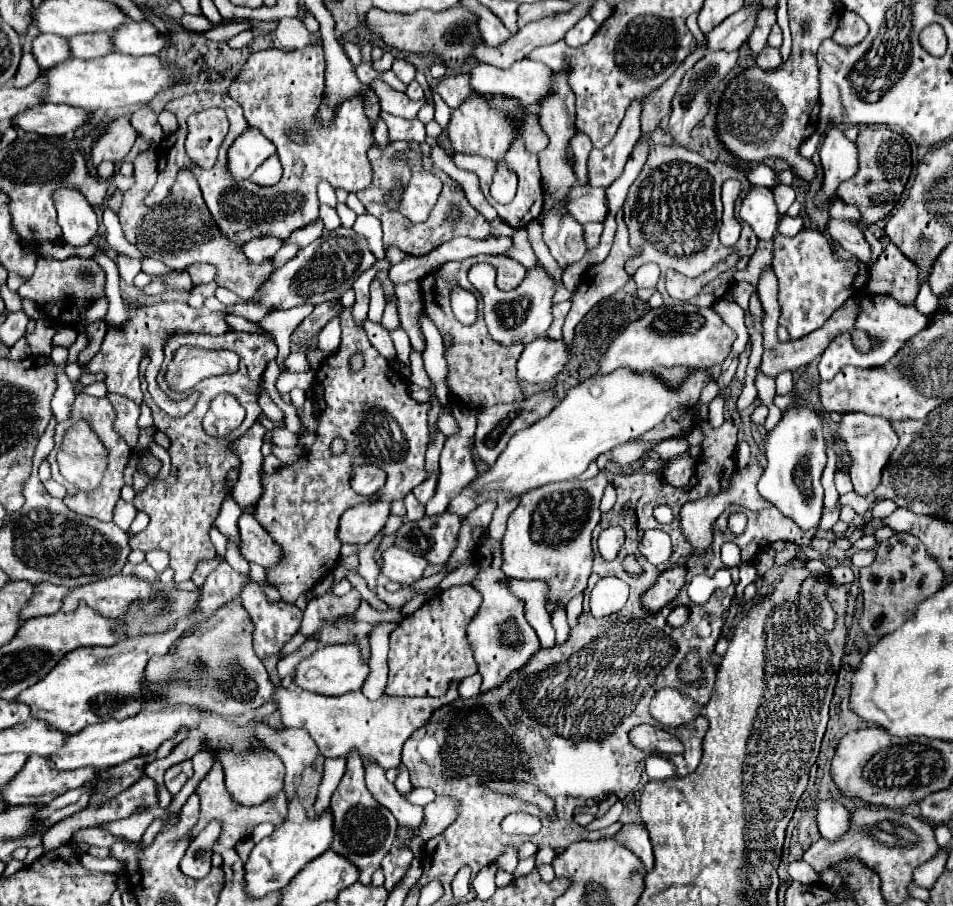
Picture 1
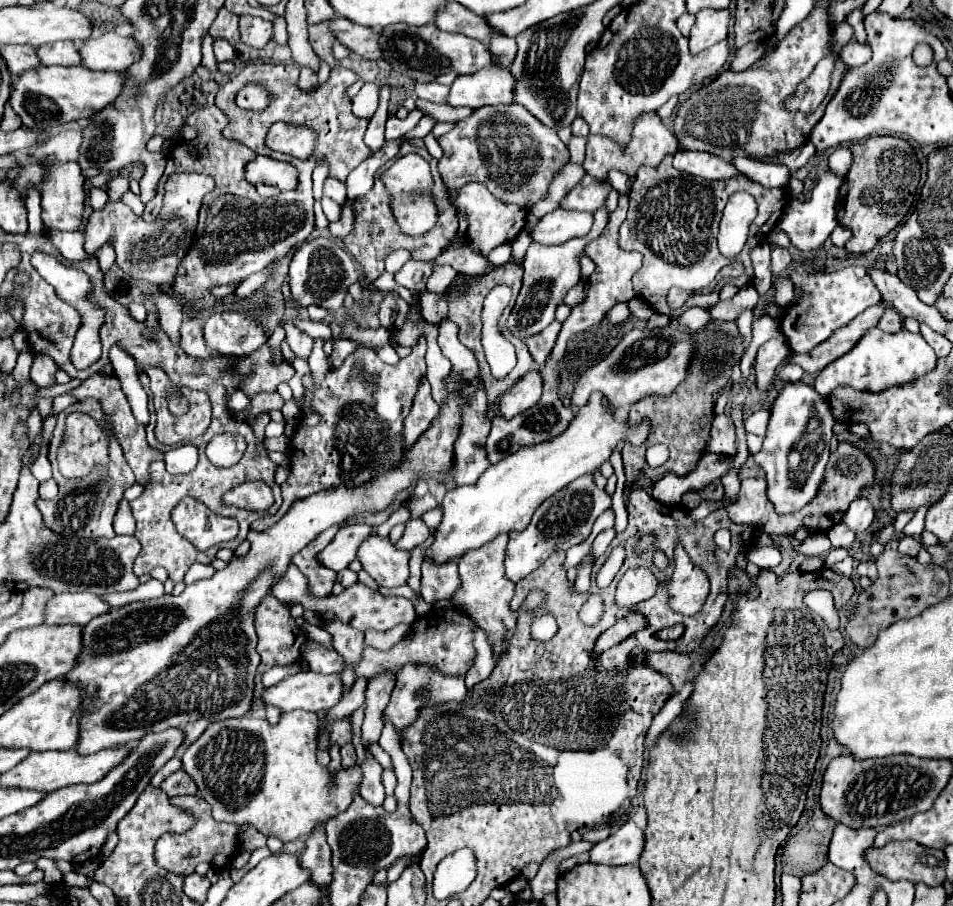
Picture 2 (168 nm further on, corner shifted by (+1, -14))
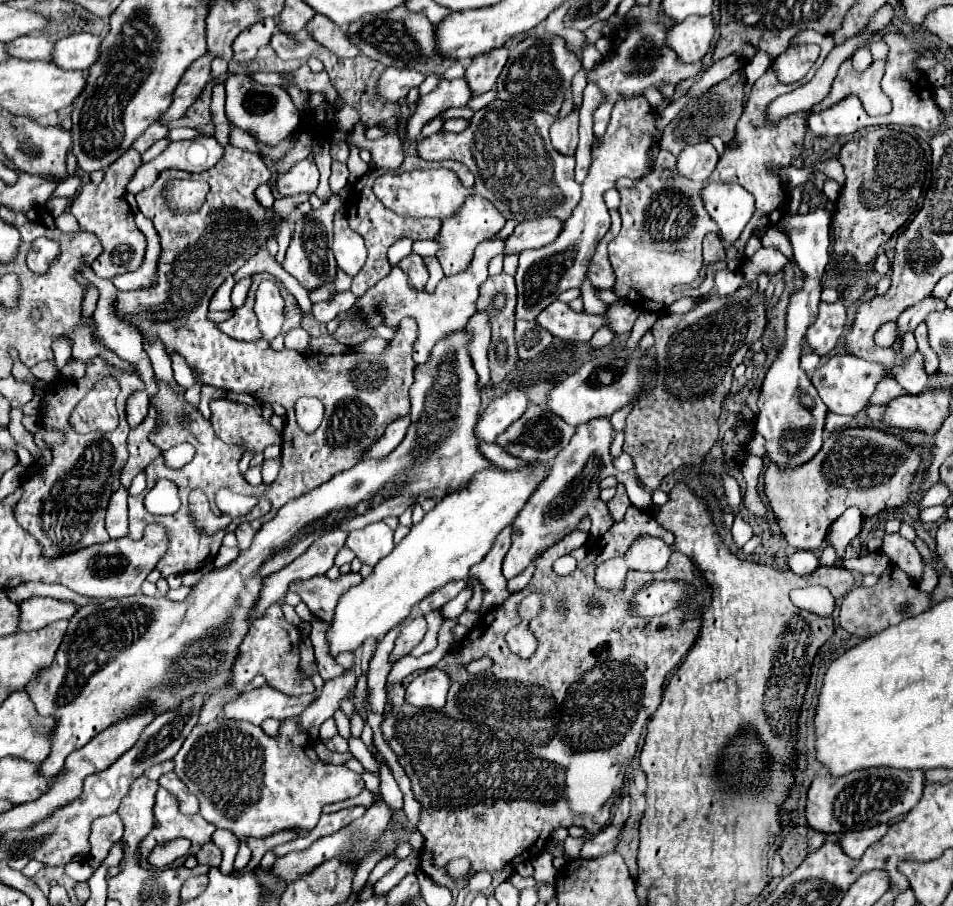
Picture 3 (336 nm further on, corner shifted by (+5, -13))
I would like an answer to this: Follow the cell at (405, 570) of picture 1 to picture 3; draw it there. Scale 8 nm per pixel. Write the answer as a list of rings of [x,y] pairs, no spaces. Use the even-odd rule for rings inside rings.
[[[375,522],[373,526],[353,530],[347,538],[347,546],[355,552],[361,562],[375,566],[395,548],[393,530],[385,522]]]

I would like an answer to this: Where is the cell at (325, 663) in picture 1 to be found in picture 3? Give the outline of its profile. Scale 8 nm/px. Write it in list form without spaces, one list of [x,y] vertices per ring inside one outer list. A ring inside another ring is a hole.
[[[269,686],[247,688],[235,700],[223,706],[223,716],[261,726],[261,722],[267,718],[287,720],[301,714],[301,710],[307,708],[315,696],[317,694],[285,696],[279,690],[273,690]]]

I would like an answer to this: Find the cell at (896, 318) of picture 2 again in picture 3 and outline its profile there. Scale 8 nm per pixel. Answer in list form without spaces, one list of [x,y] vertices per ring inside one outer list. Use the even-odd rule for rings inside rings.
[[[887,322],[887,324],[883,324],[883,326],[875,332],[875,342],[877,342],[877,346],[889,348],[889,346],[893,346],[895,340],[897,340],[895,322]]]

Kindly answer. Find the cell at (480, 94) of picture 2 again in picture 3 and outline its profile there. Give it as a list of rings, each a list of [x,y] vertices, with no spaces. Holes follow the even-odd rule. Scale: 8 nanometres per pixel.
[[[463,78],[441,80],[433,92],[417,100],[417,106],[405,118],[405,140],[417,142],[421,138],[423,124],[433,120],[437,114],[449,110],[451,106],[465,106],[469,100],[471,100],[471,90]]]

